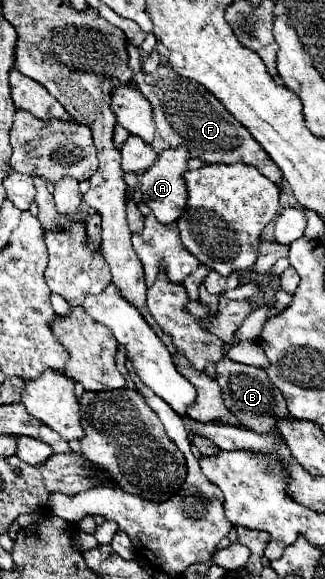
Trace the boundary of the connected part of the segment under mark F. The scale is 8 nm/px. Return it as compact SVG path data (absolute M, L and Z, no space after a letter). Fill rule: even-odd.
M132 46L130 54L130 68L132 80L136 88L150 100L154 122L162 140L168 142L172 148L186 148L192 158L200 158L204 164L234 164L242 162L248 166L258 168L266 178L270 178L276 186L280 186L280 168L270 160L270 156L252 140L252 134L234 120L234 116L220 104L216 96L212 96L204 86L196 80L184 78L176 74L168 64L160 64L154 72L146 74L140 66L140 50ZM164 122L172 122L164 128Z

